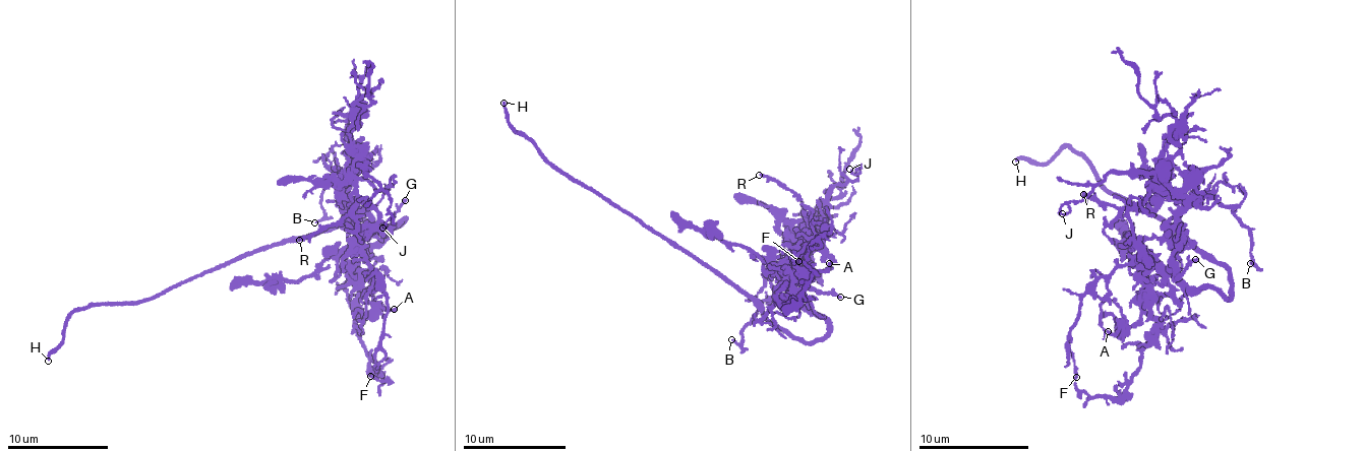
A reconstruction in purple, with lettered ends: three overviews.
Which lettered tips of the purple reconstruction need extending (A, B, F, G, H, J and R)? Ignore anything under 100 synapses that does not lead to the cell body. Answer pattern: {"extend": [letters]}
{"extend": ["H"]}

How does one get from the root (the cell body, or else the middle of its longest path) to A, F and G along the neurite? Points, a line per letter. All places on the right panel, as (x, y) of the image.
A: (1229, 274), (1229, 298), (1203, 286), (1155, 295), (1135, 323), (1117, 334), (1108, 331)
F: (1229, 274), (1229, 298), (1184, 290), (1114, 396), (1087, 394), (1076, 377)
G: (1229, 274), (1229, 298), (1219, 290), (1186, 285), (1175, 265), (1173, 270), (1176, 275), (1182, 273), (1195, 259)

